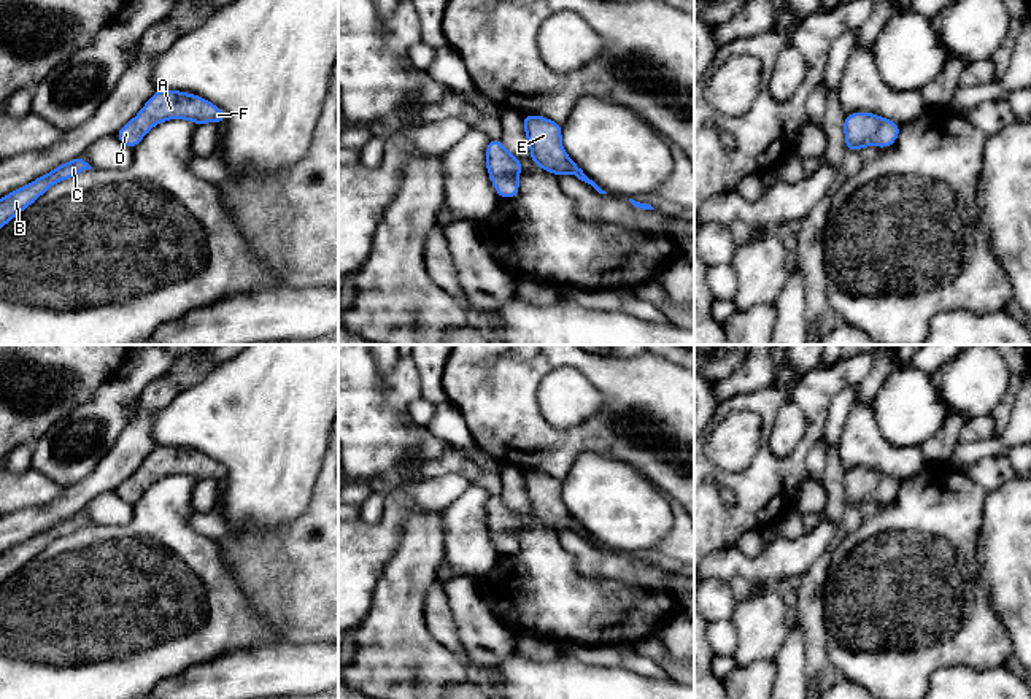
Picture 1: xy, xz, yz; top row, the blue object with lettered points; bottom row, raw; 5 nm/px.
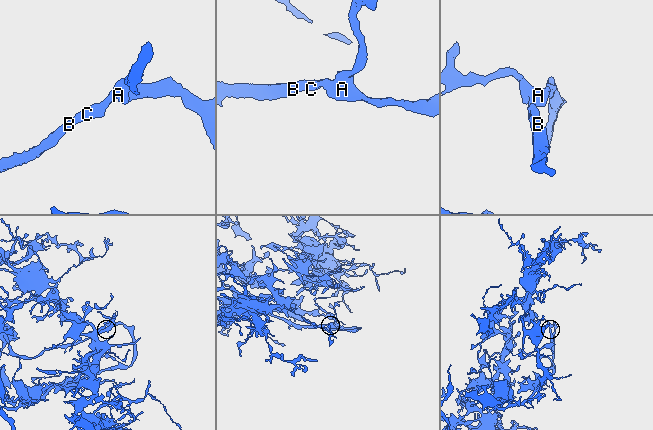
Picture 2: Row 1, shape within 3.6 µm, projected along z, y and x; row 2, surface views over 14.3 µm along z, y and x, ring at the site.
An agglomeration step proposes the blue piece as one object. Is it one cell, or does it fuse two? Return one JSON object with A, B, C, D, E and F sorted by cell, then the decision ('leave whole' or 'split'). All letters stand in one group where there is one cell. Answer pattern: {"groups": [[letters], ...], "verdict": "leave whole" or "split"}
{"groups": [["A", "B", "C", "D", "E", "F"]], "verdict": "leave whole"}

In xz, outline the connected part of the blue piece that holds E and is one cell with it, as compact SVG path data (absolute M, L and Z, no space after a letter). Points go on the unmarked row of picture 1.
M524 470L523 481L535 521L556 532L570 529L591 540L599 550L607 550L567 512L561 499L562 480L539 470Z

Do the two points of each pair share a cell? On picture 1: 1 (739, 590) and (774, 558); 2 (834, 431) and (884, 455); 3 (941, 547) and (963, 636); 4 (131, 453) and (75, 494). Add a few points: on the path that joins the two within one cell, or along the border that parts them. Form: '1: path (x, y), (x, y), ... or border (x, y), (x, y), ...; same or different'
1: border (728, 580), (742, 575), (756, 590); different
2: border (855, 402), (837, 445); different
3: path (941, 569), (941, 614); same
4: path (116, 466), (89, 488); same

